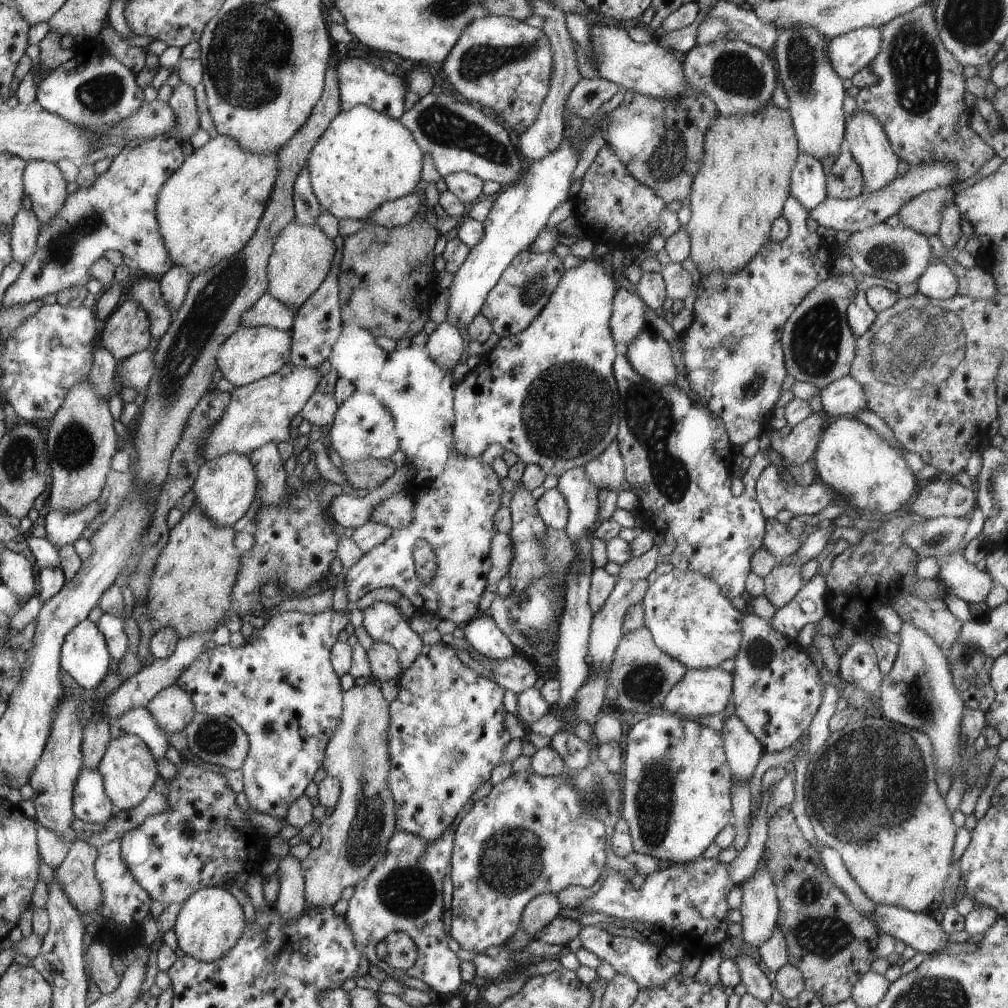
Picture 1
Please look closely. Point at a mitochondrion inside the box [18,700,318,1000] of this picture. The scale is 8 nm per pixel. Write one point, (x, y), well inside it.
(218, 738)

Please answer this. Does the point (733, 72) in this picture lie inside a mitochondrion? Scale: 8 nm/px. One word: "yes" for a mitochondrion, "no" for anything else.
yes

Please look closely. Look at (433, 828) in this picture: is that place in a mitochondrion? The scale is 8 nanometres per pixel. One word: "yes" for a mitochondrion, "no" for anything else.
no

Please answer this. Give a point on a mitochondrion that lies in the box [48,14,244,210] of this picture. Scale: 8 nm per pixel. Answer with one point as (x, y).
(99, 94)

